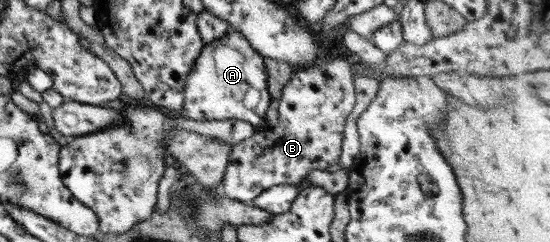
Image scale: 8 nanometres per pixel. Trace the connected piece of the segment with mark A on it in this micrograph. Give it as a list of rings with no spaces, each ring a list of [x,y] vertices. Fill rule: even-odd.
[[[229,28],[222,38],[207,42],[196,57],[192,70],[188,72],[184,86],[181,115],[193,121],[244,121],[252,127],[265,121],[264,115],[270,103],[266,88],[266,67],[261,57],[236,29]]]

